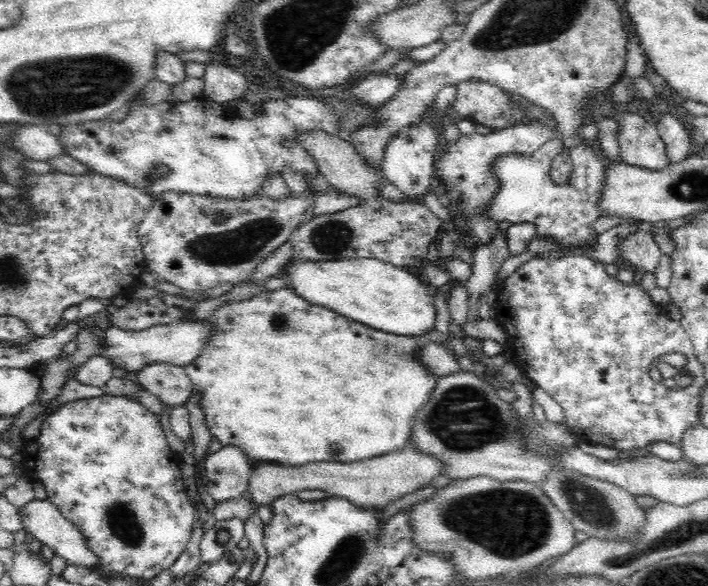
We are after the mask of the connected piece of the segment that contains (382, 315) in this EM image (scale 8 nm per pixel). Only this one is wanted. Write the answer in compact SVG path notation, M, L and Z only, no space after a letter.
M367 258L323 261L292 259L285 266L284 274L289 280L288 286L310 304L329 308L370 328L416 337L425 336L435 328L434 296L425 282L392 263Z

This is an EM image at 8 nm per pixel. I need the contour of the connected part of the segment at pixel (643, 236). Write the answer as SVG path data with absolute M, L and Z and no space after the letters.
M644 231L630 233L626 238L617 241L618 257L632 266L654 273L660 262L661 250L658 248L653 235Z

